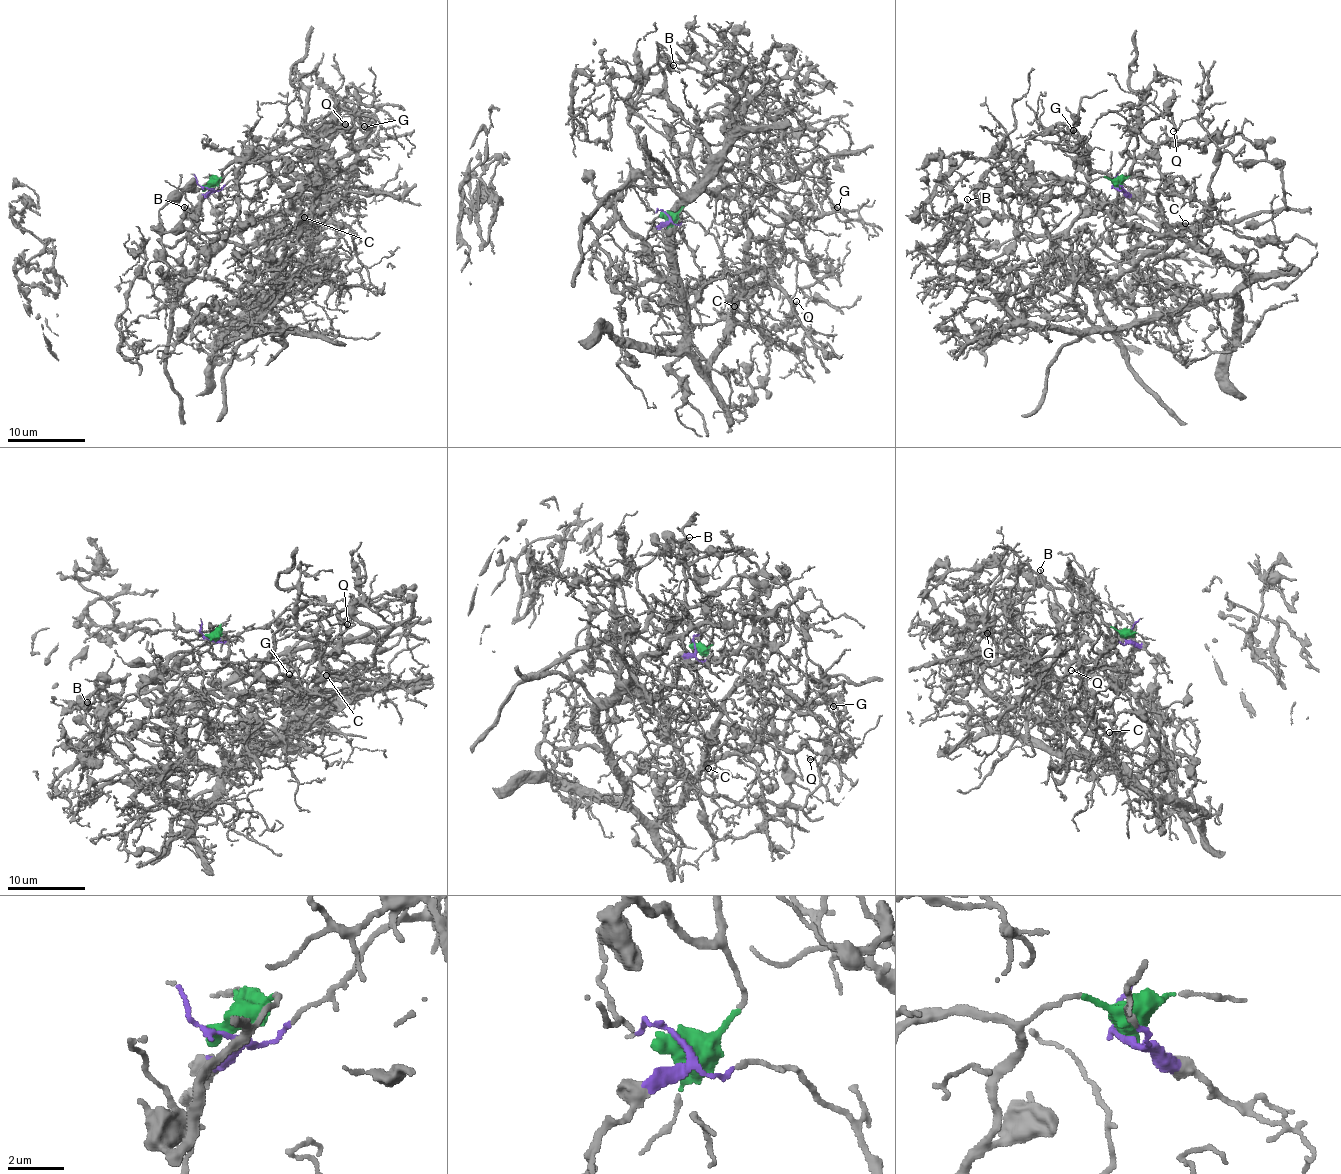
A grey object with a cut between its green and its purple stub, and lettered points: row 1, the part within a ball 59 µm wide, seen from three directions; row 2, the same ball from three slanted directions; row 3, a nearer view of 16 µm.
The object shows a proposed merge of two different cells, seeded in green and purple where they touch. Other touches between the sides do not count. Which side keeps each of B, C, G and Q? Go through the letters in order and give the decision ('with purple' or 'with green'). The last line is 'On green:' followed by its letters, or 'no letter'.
B: with green
C: with purple
G: with purple
Q: with purple
On green: B

